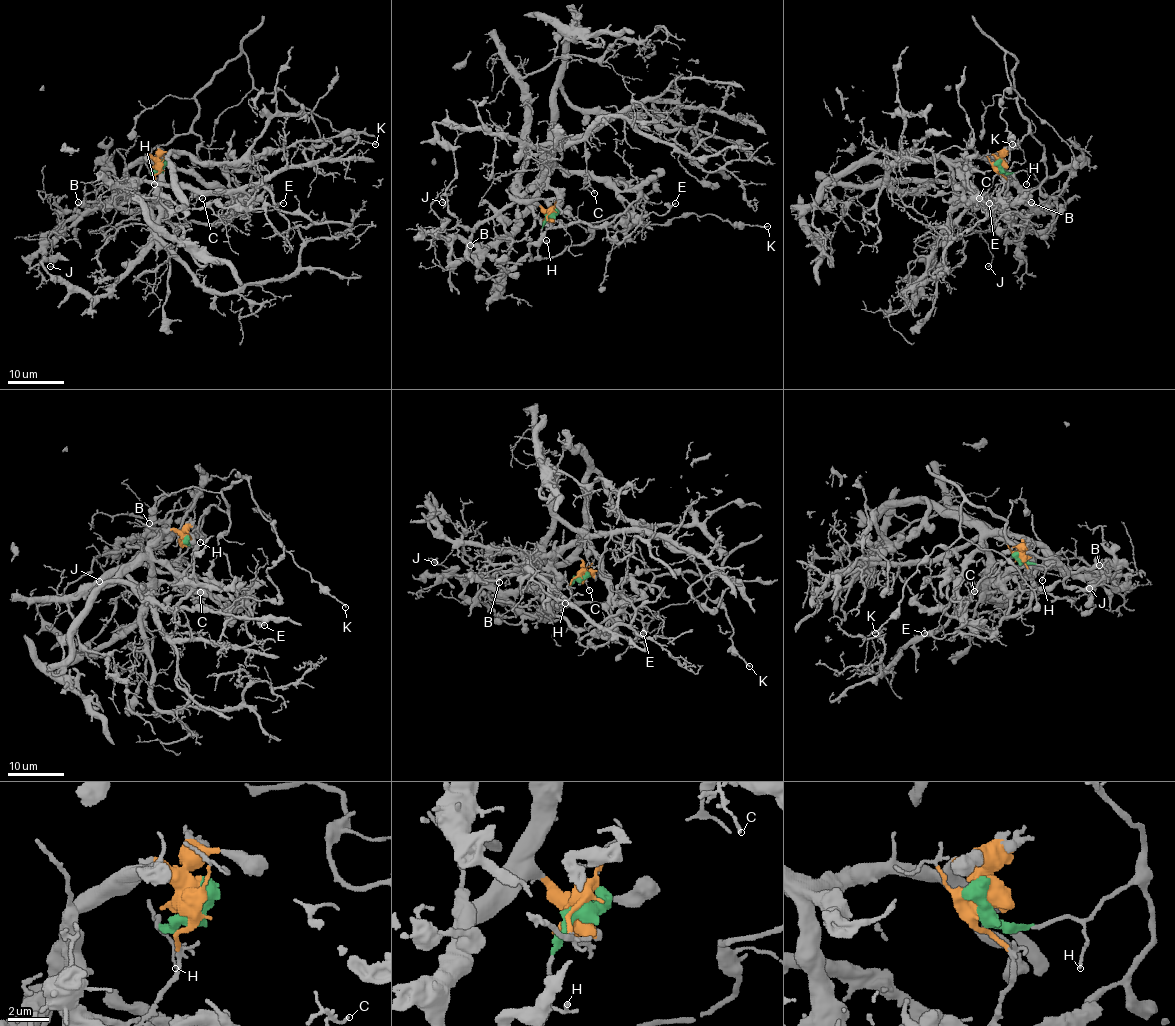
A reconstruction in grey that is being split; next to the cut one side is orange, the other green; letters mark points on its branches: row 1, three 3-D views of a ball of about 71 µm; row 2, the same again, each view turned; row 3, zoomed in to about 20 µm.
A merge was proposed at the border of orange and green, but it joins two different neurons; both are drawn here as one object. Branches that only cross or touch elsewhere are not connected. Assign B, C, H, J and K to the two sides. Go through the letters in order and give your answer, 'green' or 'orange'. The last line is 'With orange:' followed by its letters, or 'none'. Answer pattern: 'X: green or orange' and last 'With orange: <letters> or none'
B: orange
C: orange
H: green
J: orange
K: green
With orange: B, C, J

